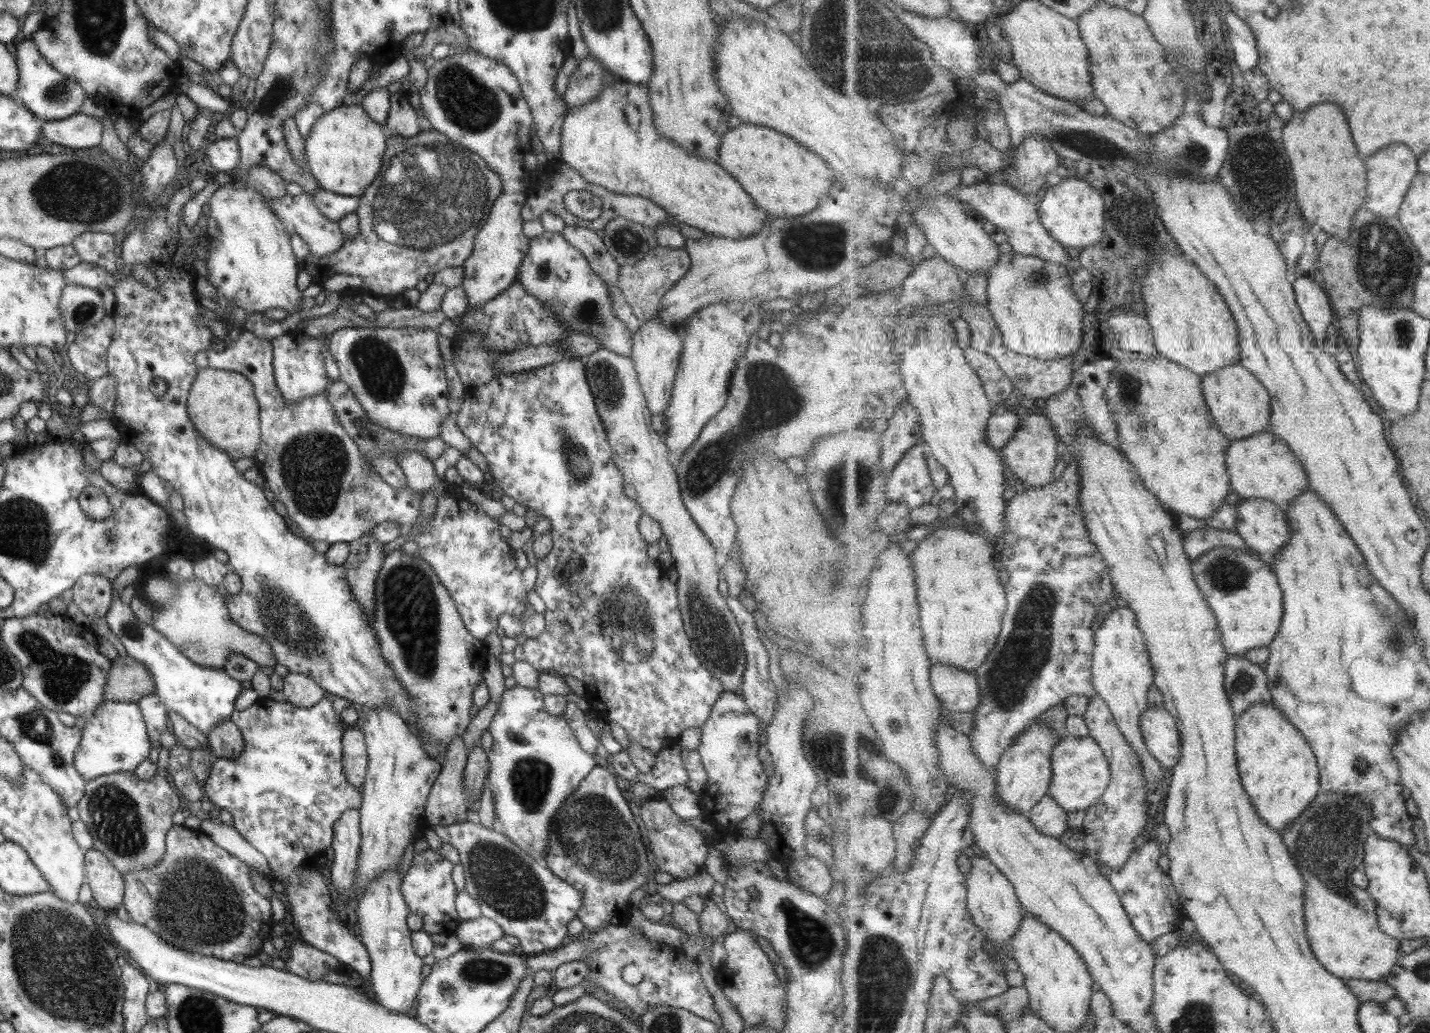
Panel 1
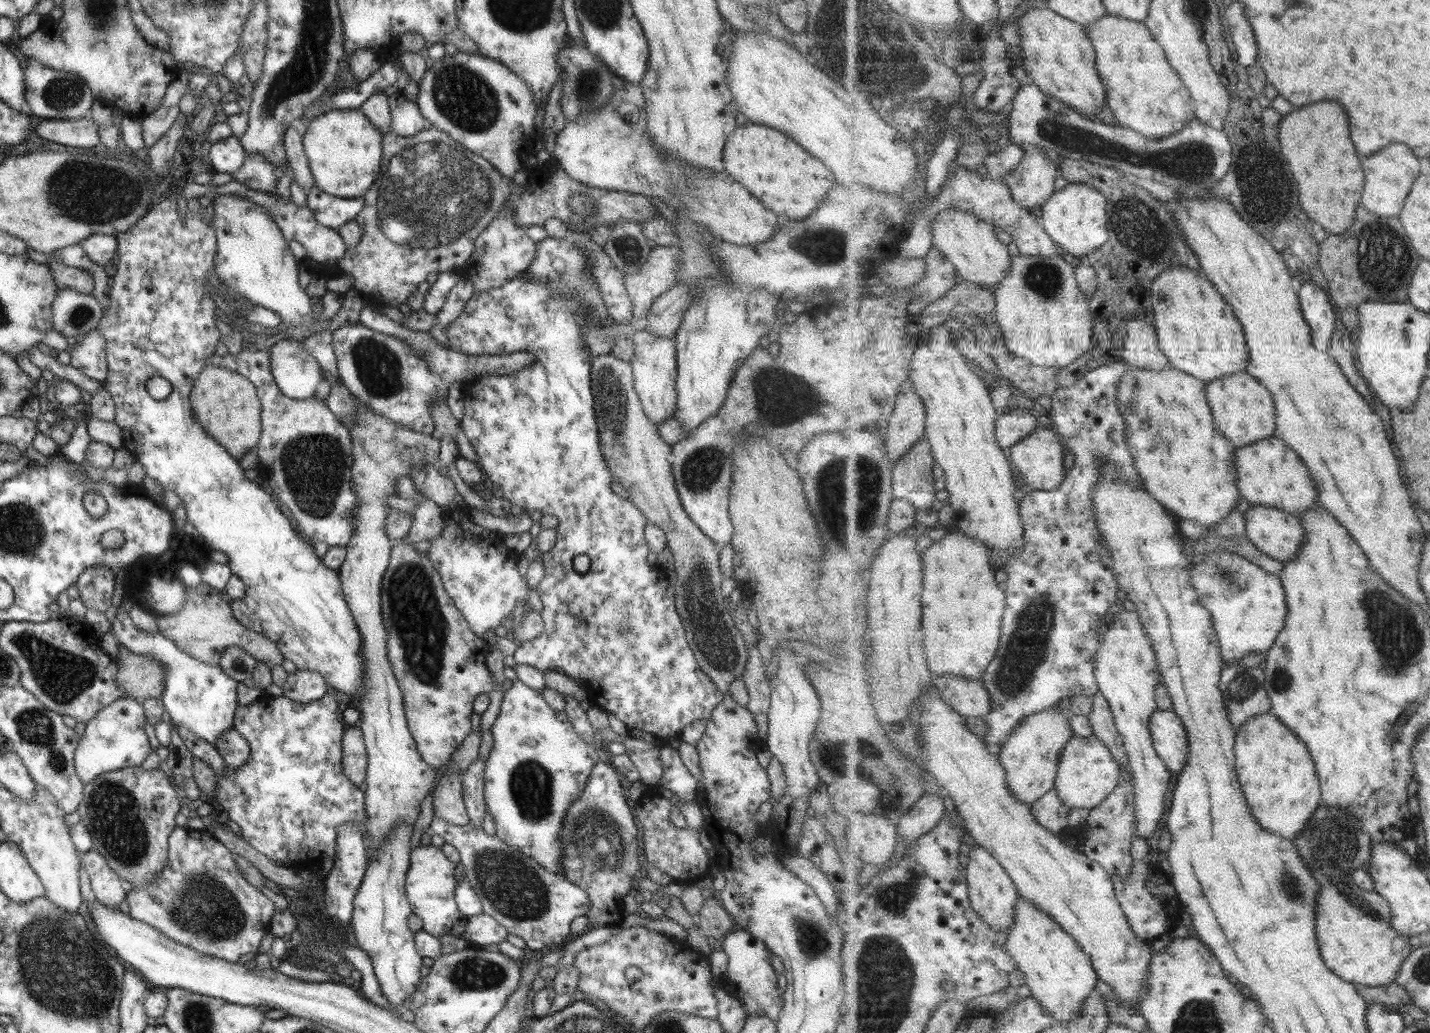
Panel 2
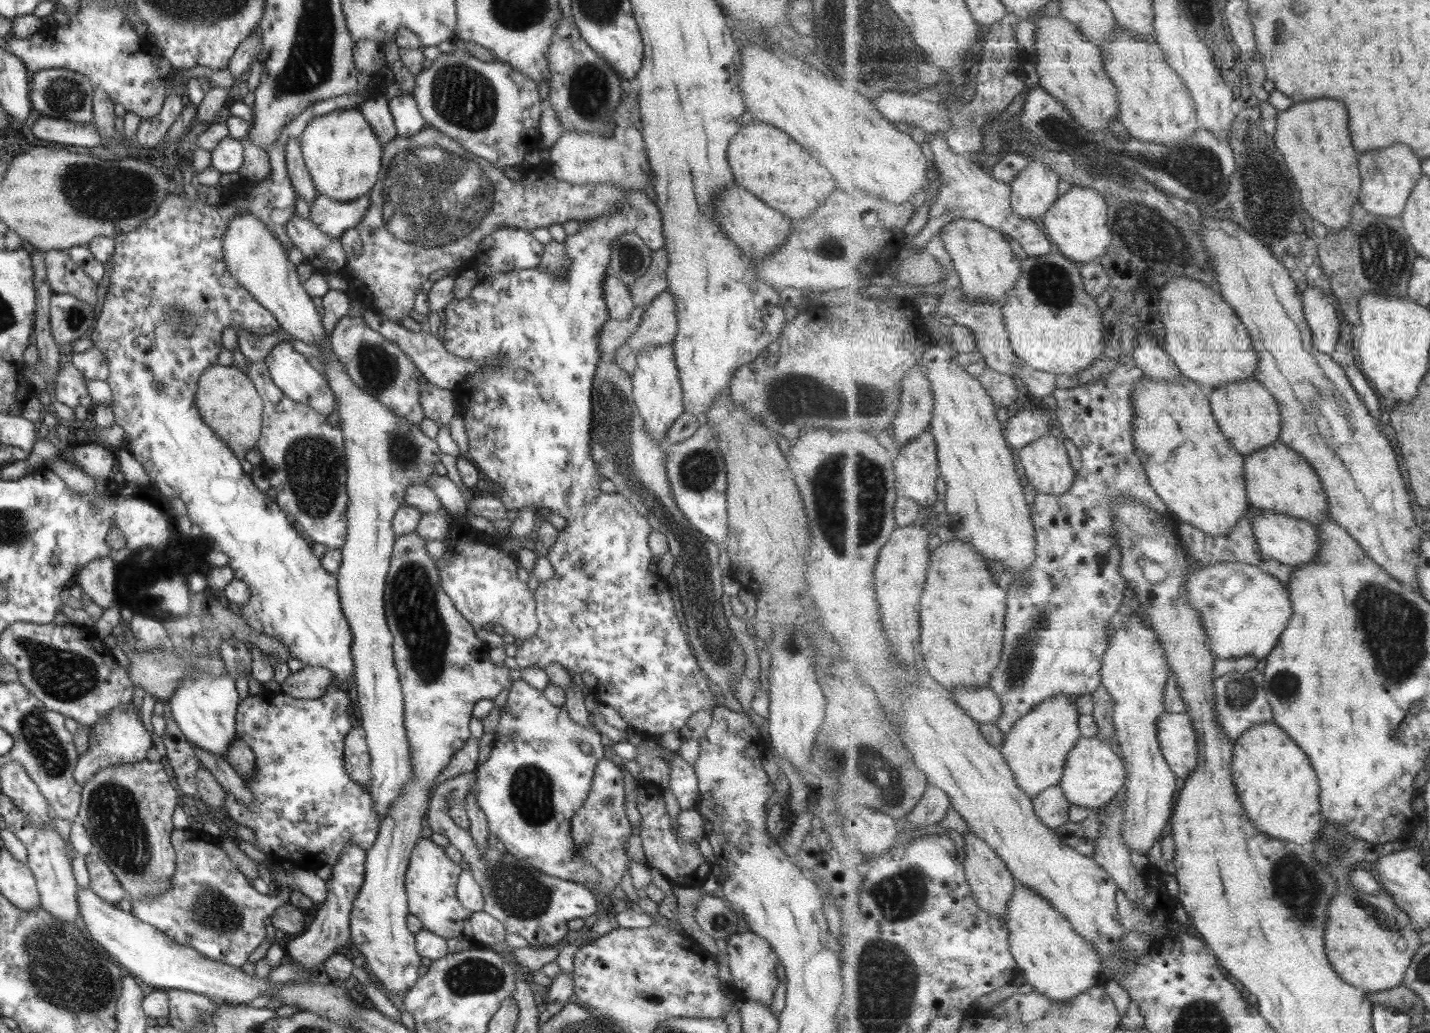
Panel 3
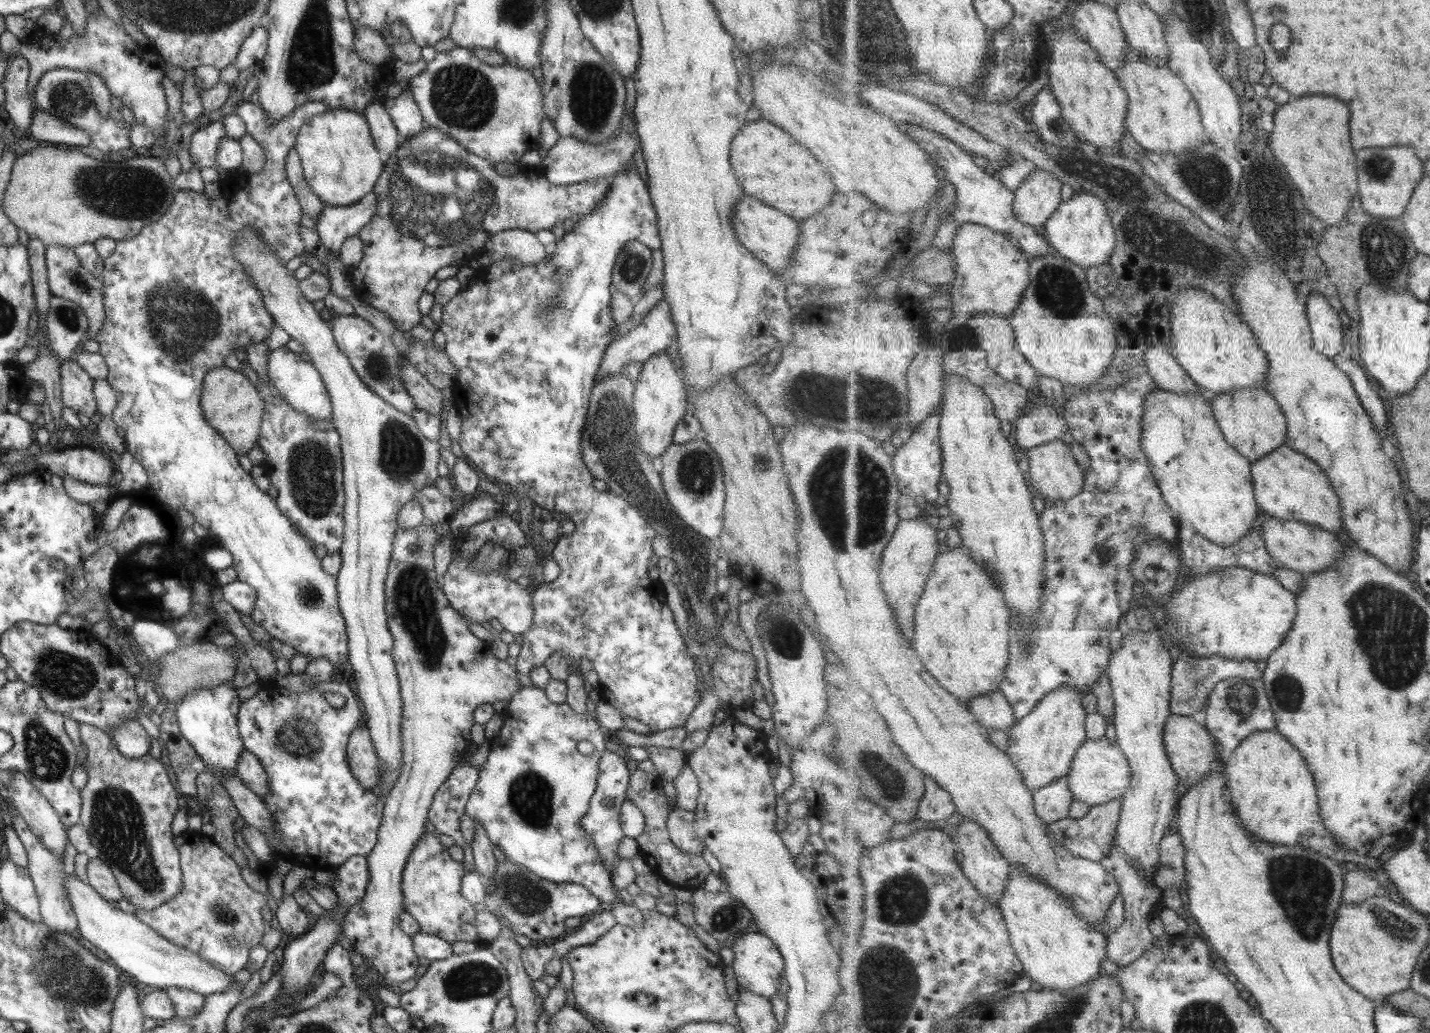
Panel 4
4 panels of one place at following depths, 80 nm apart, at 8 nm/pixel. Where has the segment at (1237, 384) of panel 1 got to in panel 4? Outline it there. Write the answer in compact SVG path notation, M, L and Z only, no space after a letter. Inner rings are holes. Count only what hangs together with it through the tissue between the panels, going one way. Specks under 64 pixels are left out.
M1243 388L1227 394L1216 395L1212 402L1220 429L1231 445L1251 462L1261 460L1263 456L1276 451L1286 444L1288 419L1277 400L1265 389Z

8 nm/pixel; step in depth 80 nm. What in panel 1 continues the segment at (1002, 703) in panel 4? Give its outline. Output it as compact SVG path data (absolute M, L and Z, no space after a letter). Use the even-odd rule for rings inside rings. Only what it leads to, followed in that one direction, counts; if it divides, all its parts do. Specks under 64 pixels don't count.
M932 663L932 685L946 713L973 713L982 706L983 692L973 672Z

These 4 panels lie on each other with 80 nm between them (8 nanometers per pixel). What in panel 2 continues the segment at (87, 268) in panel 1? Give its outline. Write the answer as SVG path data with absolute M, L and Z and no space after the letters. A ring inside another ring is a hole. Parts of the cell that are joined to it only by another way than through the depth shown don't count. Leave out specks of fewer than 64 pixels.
M50 255L45 264L49 267L59 291L61 289L75 289L77 292L89 294L94 289L92 274L85 269L65 266L62 262L56 262Z

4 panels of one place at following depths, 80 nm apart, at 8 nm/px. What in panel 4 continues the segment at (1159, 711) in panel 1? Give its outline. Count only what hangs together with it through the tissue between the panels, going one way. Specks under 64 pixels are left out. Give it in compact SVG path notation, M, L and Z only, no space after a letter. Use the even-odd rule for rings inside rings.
M1171 713L1165 723L1164 741L1172 767L1176 770L1181 784L1191 788L1198 785L1205 777L1219 769L1225 769L1226 756L1219 743L1210 733L1201 718Z

